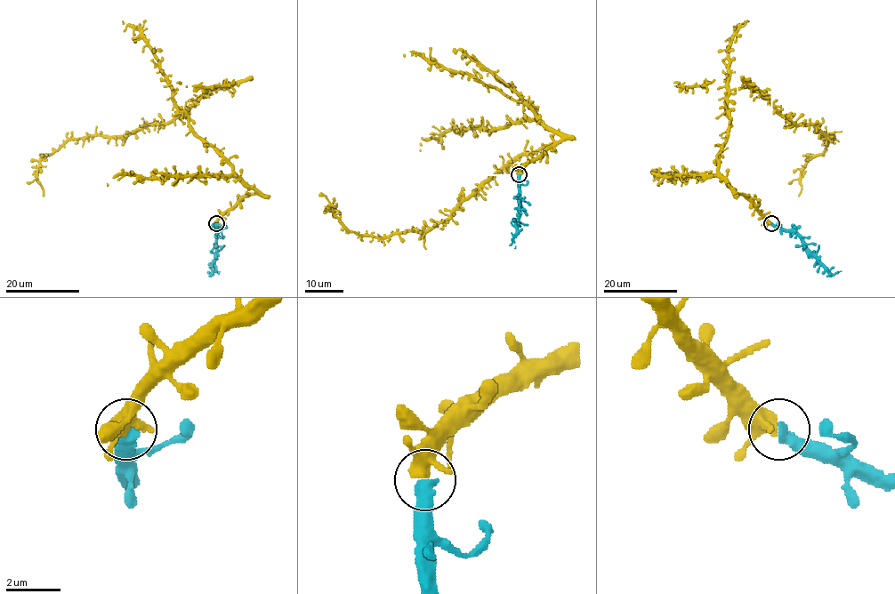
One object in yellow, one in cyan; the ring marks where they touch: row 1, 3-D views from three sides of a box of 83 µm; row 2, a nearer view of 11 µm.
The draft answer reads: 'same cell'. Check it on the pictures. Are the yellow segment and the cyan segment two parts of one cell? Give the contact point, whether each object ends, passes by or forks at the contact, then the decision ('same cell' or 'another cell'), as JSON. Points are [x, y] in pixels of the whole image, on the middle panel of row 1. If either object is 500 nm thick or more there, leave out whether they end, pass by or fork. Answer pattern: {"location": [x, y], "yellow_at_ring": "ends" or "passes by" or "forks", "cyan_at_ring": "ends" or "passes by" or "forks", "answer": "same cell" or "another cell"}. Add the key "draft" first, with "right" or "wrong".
{"draft": "right", "location": [519, 174], "answer": "same cell"}

